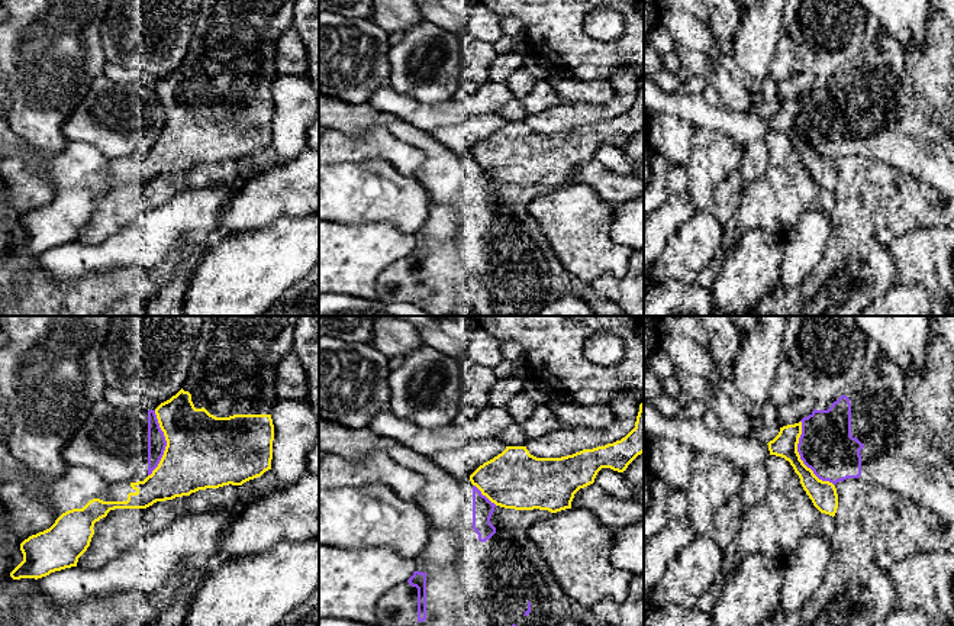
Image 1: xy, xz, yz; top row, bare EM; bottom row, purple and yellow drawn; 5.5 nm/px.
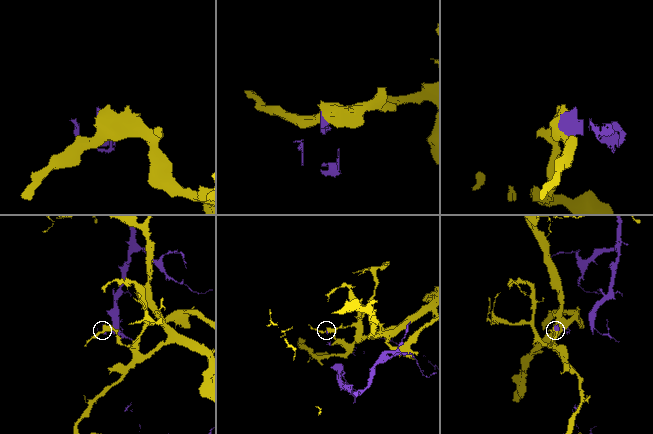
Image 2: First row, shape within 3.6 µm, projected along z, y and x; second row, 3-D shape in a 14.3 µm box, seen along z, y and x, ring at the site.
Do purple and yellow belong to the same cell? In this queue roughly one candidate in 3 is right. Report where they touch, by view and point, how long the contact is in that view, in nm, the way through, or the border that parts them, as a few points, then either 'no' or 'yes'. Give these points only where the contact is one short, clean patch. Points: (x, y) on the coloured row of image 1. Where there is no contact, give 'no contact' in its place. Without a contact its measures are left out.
yz (801, 457) | 420 nm | no

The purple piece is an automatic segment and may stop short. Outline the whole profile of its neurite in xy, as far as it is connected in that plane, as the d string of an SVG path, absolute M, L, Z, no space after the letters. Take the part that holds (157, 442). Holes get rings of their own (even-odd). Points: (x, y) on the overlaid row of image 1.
M101 398L93 404L86 420L67 442L62 458L70 467L86 467L107 483L138 483L144 481L158 467L165 446L167 441L155 410L148 410L144 403L133 407L115 407Z

